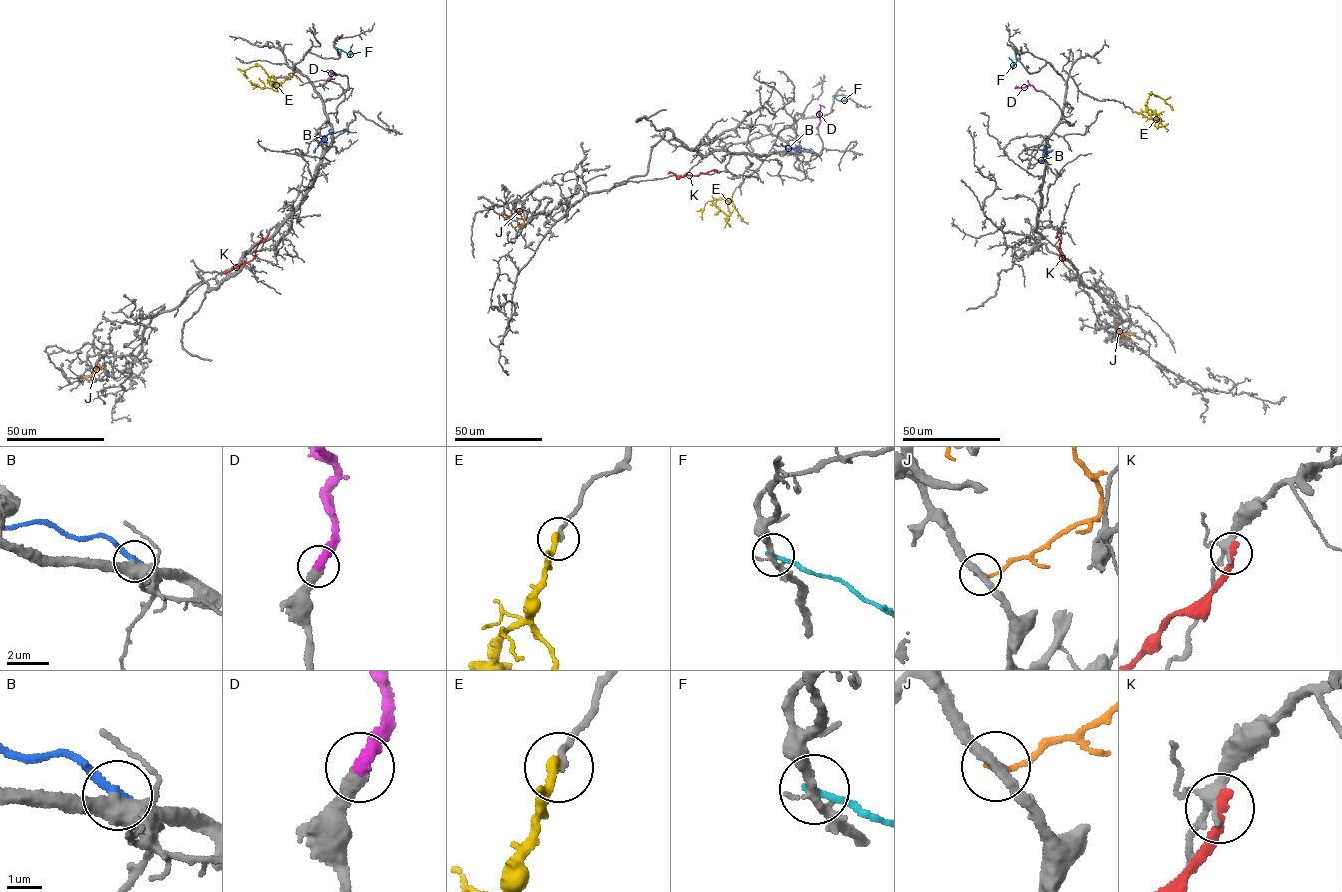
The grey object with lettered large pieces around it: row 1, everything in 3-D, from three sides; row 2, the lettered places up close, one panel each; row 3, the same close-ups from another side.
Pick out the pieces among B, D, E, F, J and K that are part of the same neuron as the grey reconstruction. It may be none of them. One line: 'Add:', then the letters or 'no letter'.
Add: D

